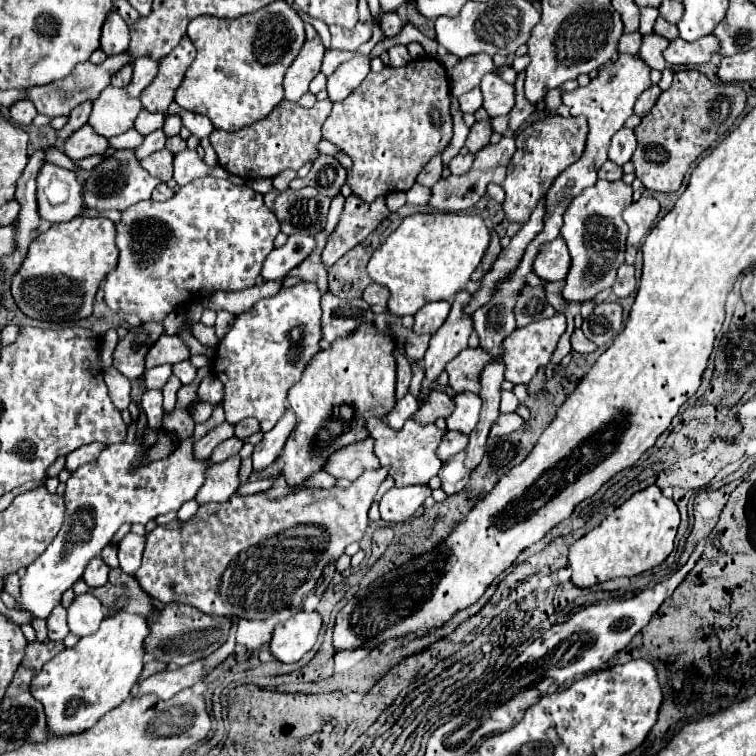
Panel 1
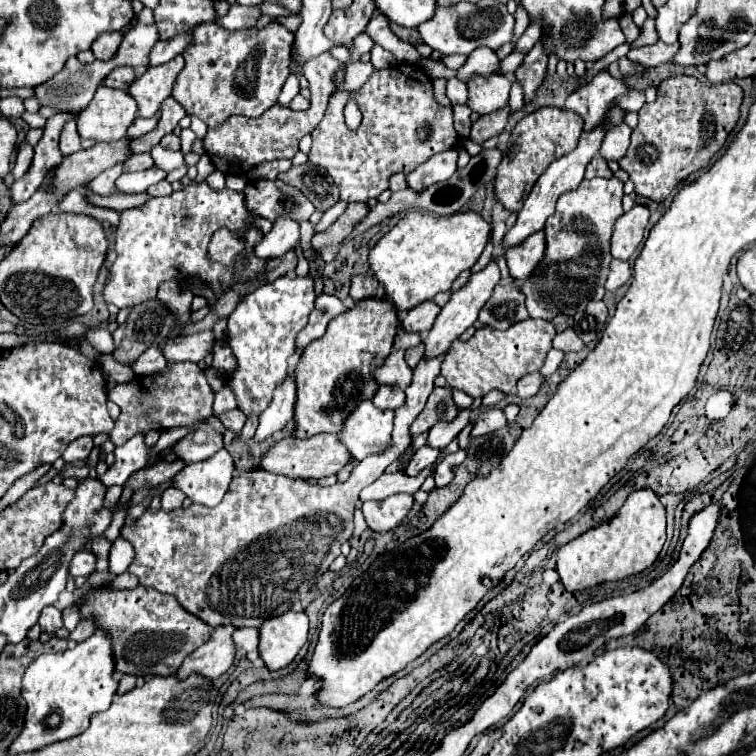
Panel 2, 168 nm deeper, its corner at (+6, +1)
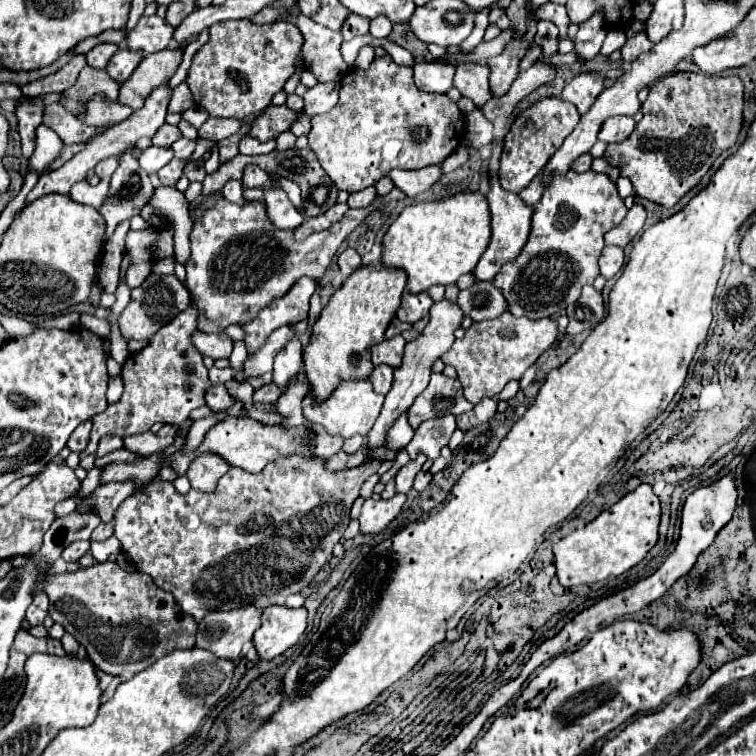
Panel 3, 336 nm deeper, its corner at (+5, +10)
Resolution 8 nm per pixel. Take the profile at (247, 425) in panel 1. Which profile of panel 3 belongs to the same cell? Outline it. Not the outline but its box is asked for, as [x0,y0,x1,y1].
[206,385,236,413]

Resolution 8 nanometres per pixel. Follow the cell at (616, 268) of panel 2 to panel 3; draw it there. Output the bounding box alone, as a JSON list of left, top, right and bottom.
[600,247,624,279]

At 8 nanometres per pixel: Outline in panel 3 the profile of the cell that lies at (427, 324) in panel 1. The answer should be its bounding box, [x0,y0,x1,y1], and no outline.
[396,293,434,323]

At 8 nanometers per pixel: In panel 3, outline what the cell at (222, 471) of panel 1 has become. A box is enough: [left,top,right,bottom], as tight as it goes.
[186,453,230,493]

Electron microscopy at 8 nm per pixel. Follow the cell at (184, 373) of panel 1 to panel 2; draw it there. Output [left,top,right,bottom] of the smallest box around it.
[131,348,167,376]

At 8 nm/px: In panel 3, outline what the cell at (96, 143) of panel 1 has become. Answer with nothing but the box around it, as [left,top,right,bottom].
[44,103,96,145]

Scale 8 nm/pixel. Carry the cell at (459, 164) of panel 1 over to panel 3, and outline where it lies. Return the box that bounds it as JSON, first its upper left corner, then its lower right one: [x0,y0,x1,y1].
[390,163,442,197]

